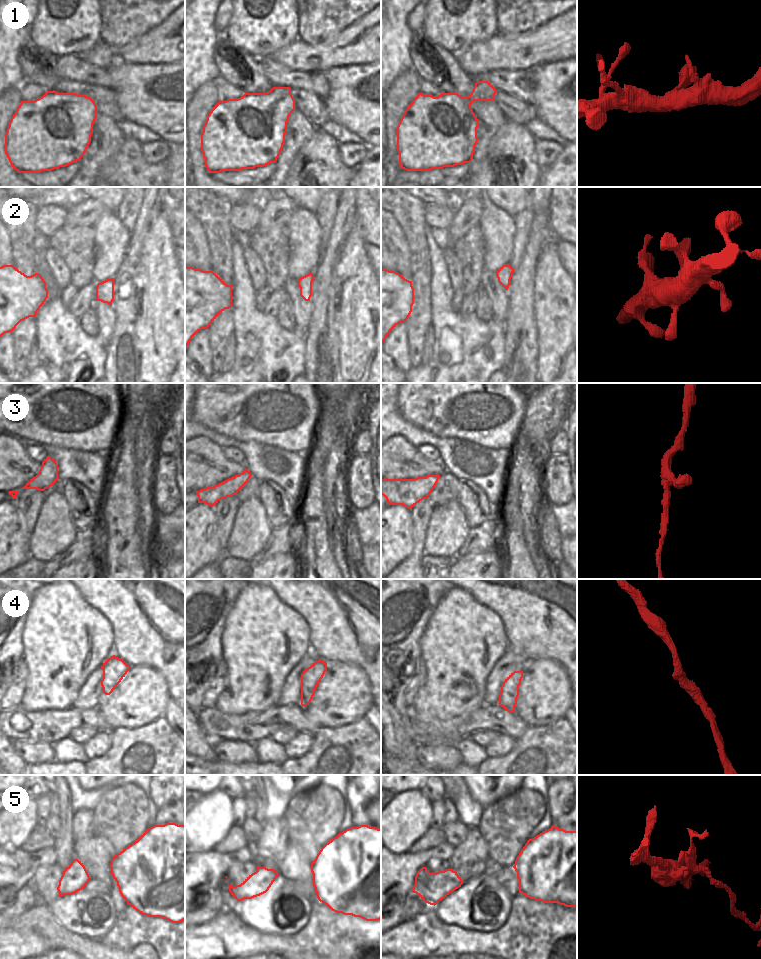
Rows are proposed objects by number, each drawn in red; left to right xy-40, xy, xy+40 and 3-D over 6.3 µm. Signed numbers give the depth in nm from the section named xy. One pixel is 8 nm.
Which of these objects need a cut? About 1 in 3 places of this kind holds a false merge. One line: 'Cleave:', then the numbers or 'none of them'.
Cleave: 5

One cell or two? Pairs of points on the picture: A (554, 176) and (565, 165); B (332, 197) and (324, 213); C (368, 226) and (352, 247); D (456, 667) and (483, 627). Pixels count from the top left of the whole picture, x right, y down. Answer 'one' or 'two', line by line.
A: one
B: one
C: two
D: one

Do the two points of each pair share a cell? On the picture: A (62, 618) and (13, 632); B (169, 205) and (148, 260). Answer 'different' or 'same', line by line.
A: different
B: different

